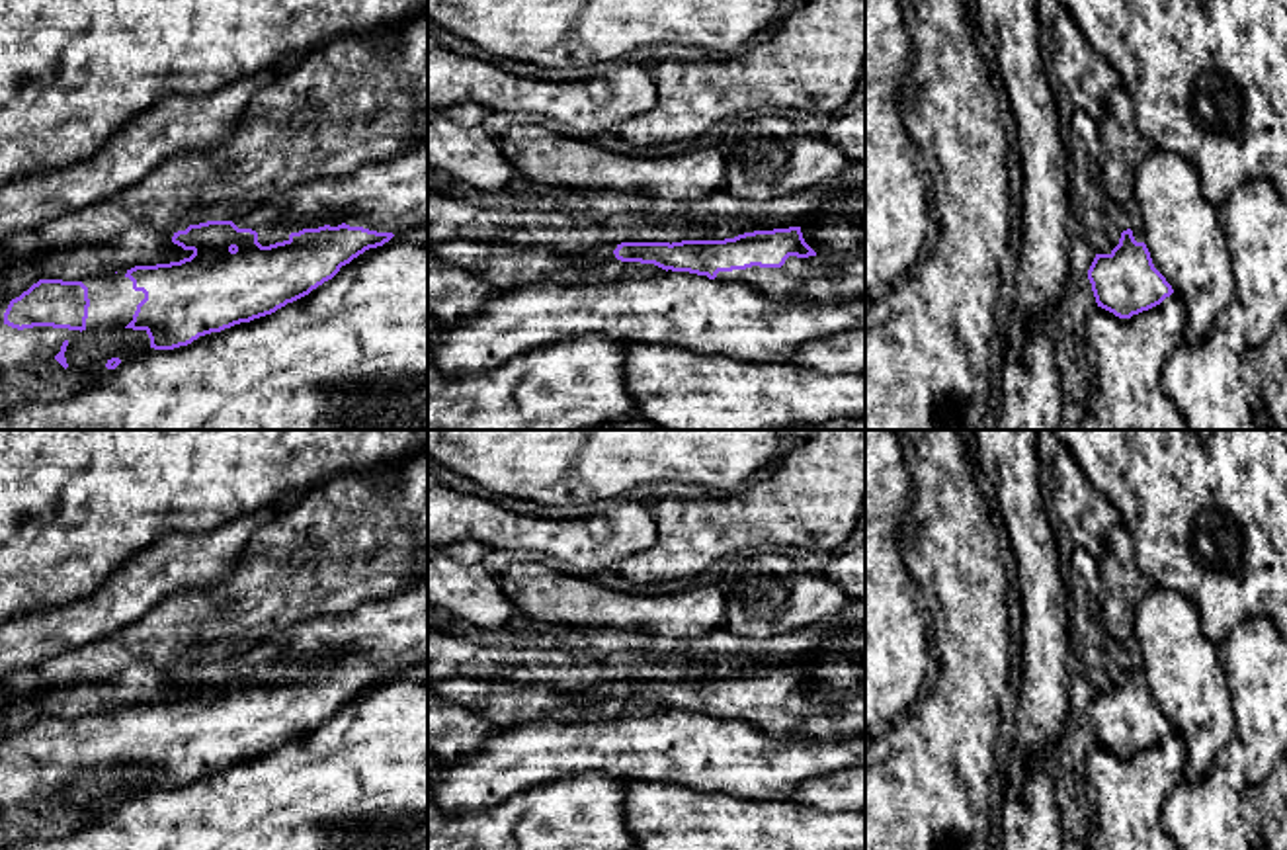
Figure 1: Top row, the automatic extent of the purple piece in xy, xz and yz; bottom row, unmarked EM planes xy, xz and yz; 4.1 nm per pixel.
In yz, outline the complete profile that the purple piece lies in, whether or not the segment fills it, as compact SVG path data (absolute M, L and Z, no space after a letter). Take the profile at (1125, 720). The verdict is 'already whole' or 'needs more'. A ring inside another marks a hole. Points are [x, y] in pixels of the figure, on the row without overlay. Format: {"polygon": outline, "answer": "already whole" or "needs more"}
{"polygon": "M1131 666L1121 670L1109 692L1096 692L1088 717L1098 744L1119 756L1148 748L1174 731L1154 705L1146 682L1137 680Z", "answer": "already whole"}

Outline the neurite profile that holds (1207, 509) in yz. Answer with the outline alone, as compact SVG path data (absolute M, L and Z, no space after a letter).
M1053 430L1086 479L1115 506L1133 537L1135 561L1154 586L1185 594L1199 612L1205 637L1221 649L1248 617L1266 616L1287 639L1287 430Z

